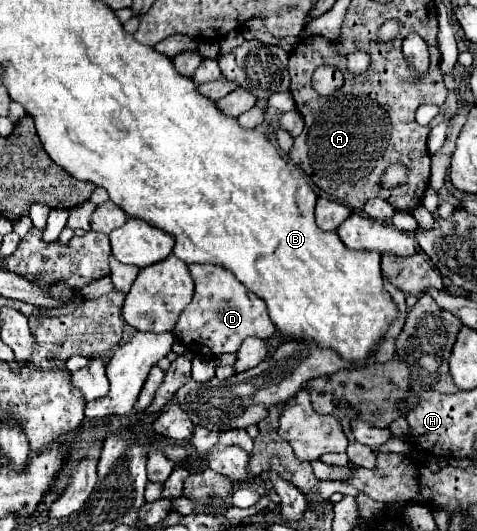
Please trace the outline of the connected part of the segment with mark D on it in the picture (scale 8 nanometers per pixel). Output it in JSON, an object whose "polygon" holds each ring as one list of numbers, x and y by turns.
{"polygon":[[190,265,188,267,196,291,192,303,182,311,174,335,188,347,190,353,216,359,220,353,234,353,248,335,272,337,276,327,268,317,268,307,250,289,246,289,232,271,218,265]]}

